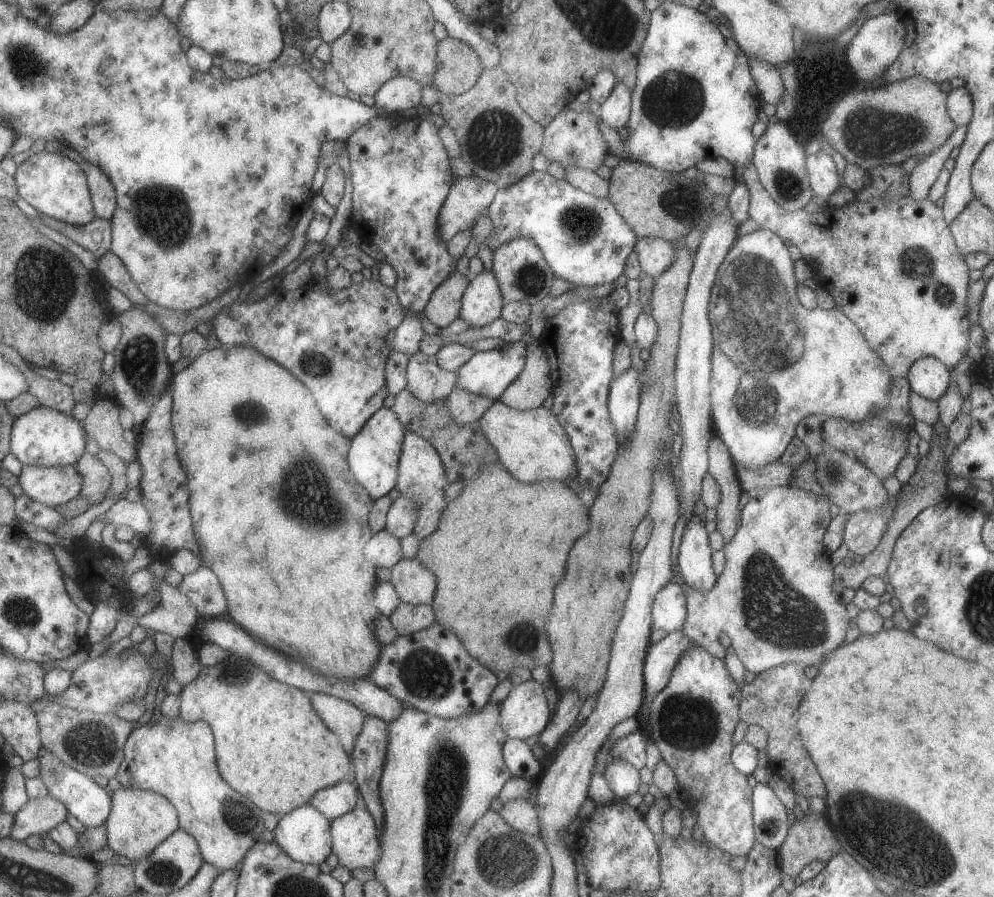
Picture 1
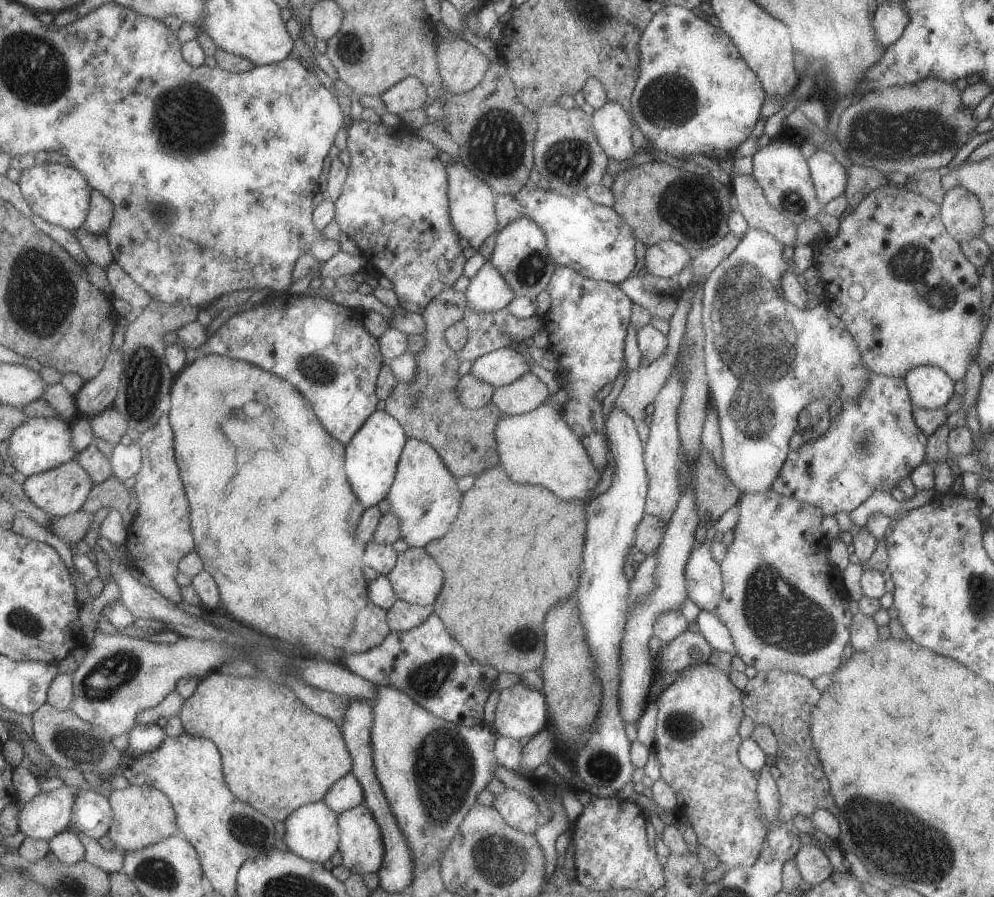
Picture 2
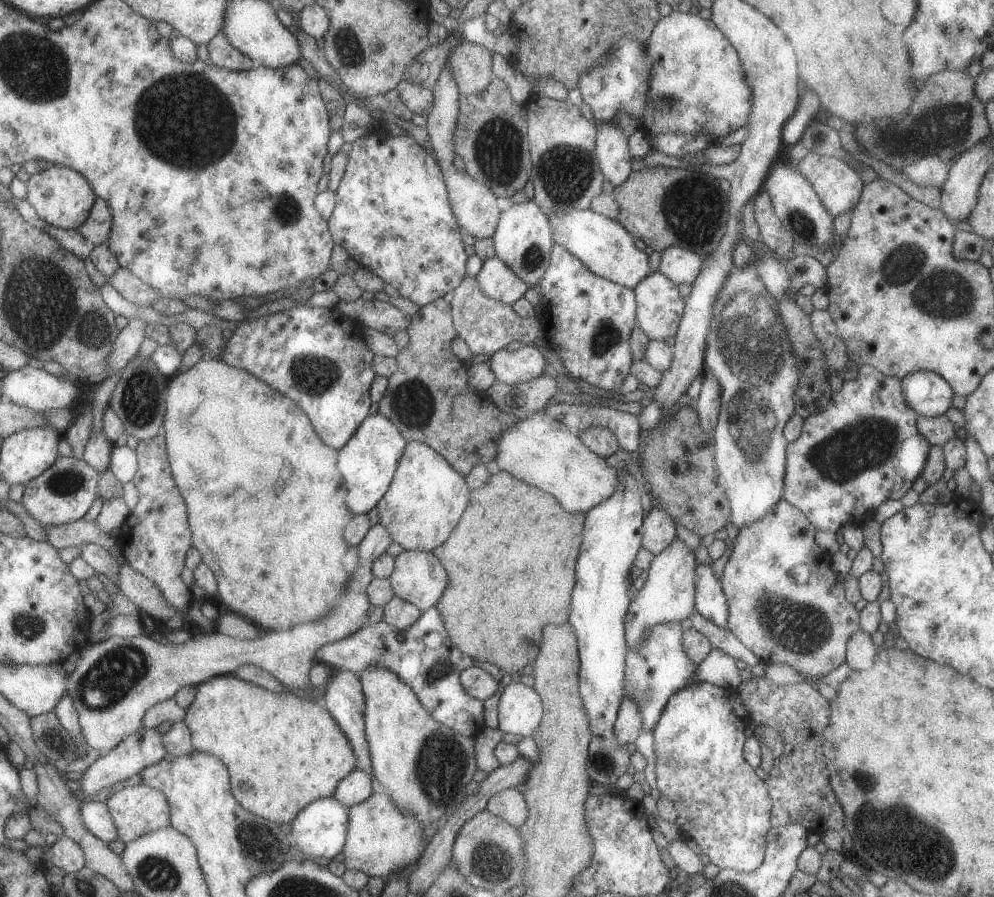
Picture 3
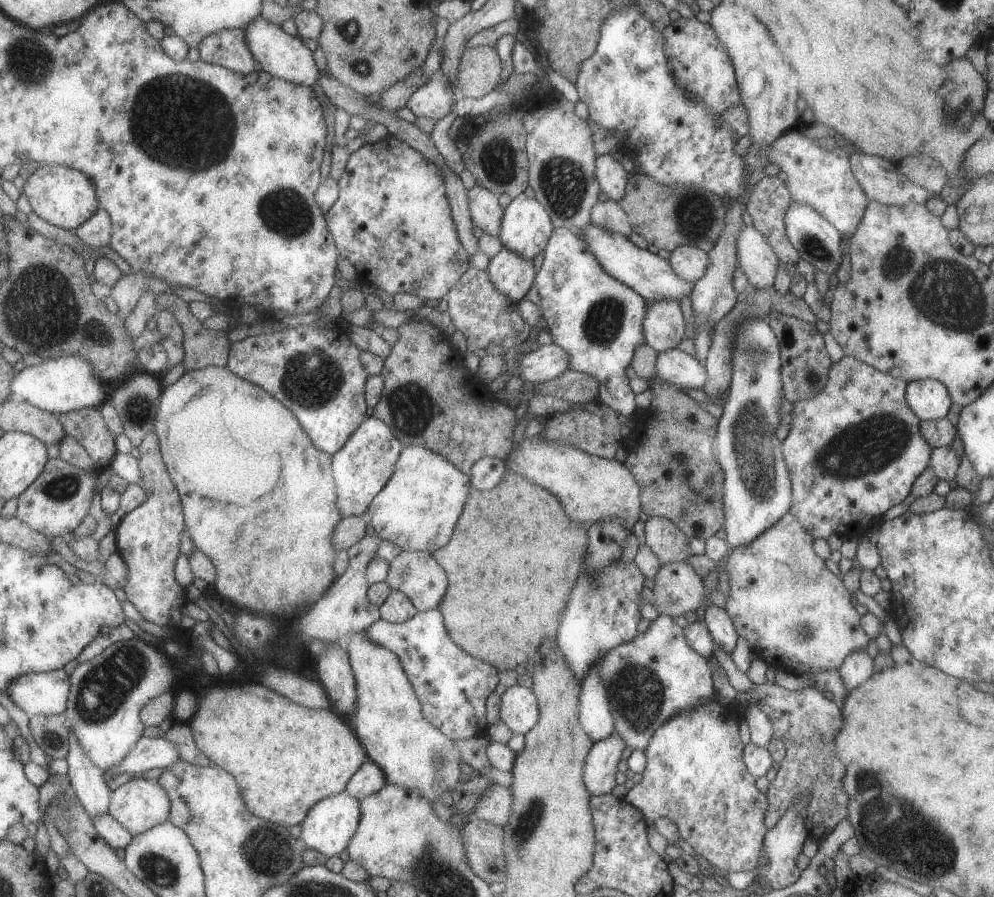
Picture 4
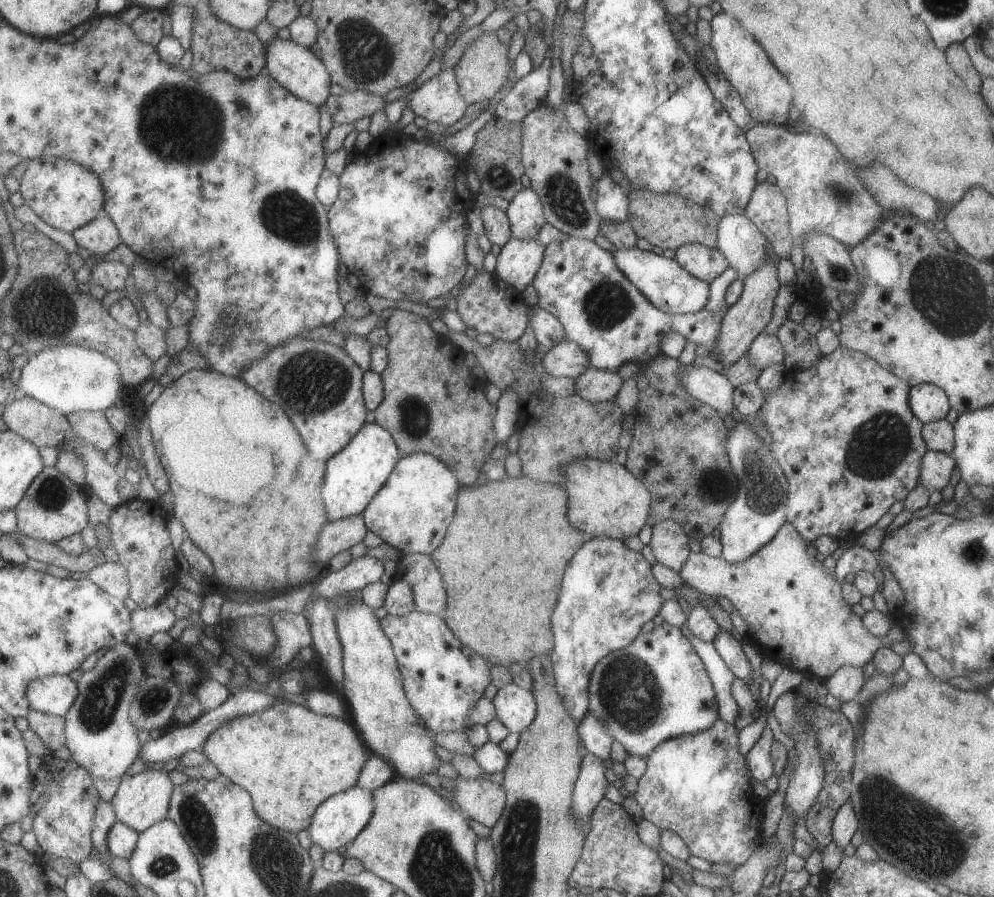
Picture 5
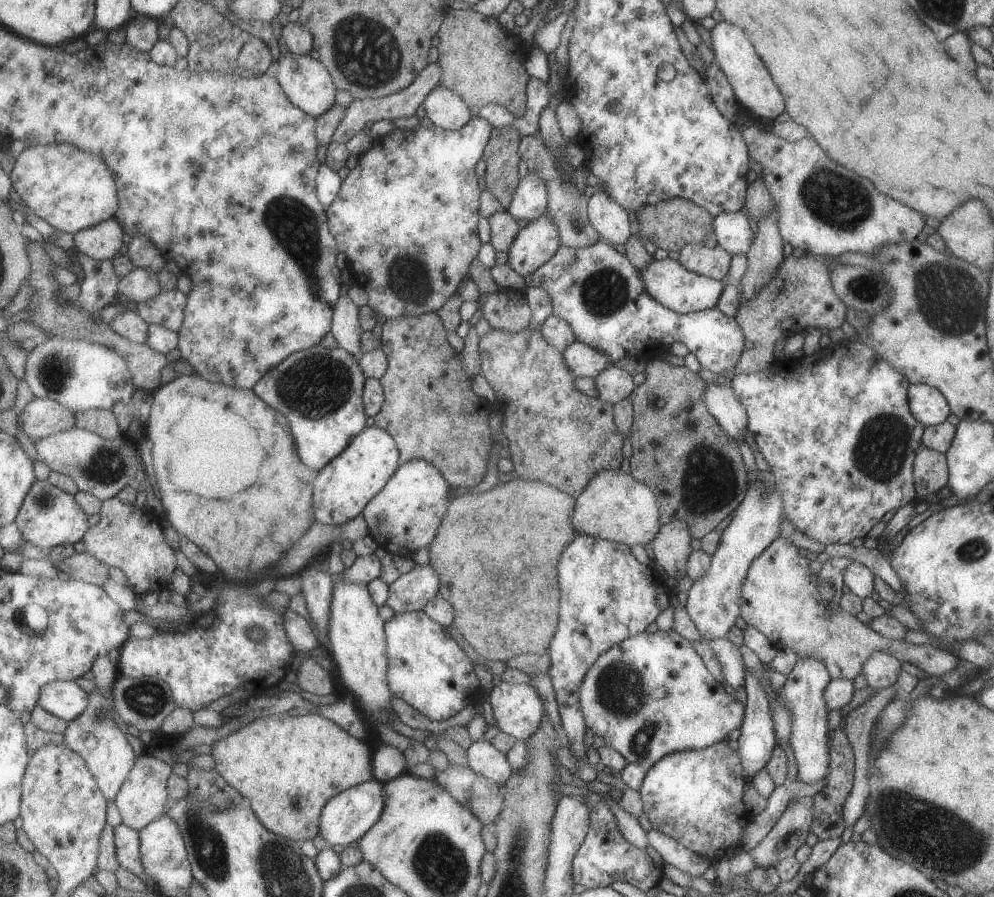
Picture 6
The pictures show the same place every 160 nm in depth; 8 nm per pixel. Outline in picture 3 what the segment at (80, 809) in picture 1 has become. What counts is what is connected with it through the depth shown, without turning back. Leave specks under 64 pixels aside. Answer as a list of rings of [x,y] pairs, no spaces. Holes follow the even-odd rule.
[[[85,801],[82,804],[81,814],[86,827],[95,838],[106,843],[118,838],[116,825],[105,802]]]

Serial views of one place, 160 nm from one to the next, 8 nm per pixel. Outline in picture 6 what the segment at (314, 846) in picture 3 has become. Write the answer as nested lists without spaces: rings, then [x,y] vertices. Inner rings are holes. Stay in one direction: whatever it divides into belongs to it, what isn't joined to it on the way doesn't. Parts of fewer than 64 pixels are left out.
[[[373,778],[367,782],[349,787],[332,796],[321,809],[318,820],[318,835],[325,840],[327,846],[335,844],[347,847],[353,840],[361,838],[366,830],[379,818],[384,802],[382,799],[383,785]]]

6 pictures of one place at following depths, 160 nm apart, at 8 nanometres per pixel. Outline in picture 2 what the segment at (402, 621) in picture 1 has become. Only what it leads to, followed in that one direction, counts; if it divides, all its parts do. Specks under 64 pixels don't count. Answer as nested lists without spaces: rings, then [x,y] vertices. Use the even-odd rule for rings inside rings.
[[[396,601],[386,610],[386,619],[390,631],[406,631],[420,625],[434,612],[432,605],[410,605],[407,602]]]

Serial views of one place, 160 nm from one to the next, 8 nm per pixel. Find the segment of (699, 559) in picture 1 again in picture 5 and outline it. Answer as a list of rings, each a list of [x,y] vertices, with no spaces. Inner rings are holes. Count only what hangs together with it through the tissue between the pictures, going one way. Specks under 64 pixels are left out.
[[[720,628],[711,643],[734,676],[747,682],[751,668],[734,635]]]

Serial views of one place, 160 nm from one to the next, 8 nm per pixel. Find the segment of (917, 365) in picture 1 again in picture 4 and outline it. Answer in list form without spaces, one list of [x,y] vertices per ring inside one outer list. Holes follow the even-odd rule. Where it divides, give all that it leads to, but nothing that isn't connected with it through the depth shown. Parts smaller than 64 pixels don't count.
[[[924,378],[906,383],[907,406],[920,421],[936,421],[945,417],[951,400],[945,386],[938,380]]]

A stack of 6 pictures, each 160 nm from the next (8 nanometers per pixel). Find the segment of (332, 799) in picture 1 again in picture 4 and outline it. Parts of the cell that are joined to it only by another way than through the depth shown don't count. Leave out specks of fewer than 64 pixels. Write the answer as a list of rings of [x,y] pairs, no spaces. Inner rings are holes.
[[[366,760],[359,770],[347,780],[343,791],[360,801],[365,796],[378,791],[385,784],[381,769],[374,762]]]

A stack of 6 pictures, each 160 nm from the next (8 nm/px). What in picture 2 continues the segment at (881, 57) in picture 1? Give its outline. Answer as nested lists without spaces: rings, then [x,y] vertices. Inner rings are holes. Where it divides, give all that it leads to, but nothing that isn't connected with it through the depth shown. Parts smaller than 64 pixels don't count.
[[[879,4],[873,16],[873,38],[885,50],[885,46],[893,44],[905,26],[908,14],[903,4]]]

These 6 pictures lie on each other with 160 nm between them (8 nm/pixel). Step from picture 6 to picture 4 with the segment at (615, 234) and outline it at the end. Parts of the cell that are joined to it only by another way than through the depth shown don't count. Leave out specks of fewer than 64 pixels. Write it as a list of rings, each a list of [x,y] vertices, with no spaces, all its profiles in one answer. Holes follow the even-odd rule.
[[[611,153],[596,156],[594,171],[600,191],[608,199],[617,202],[625,192],[629,173],[613,158]]]

